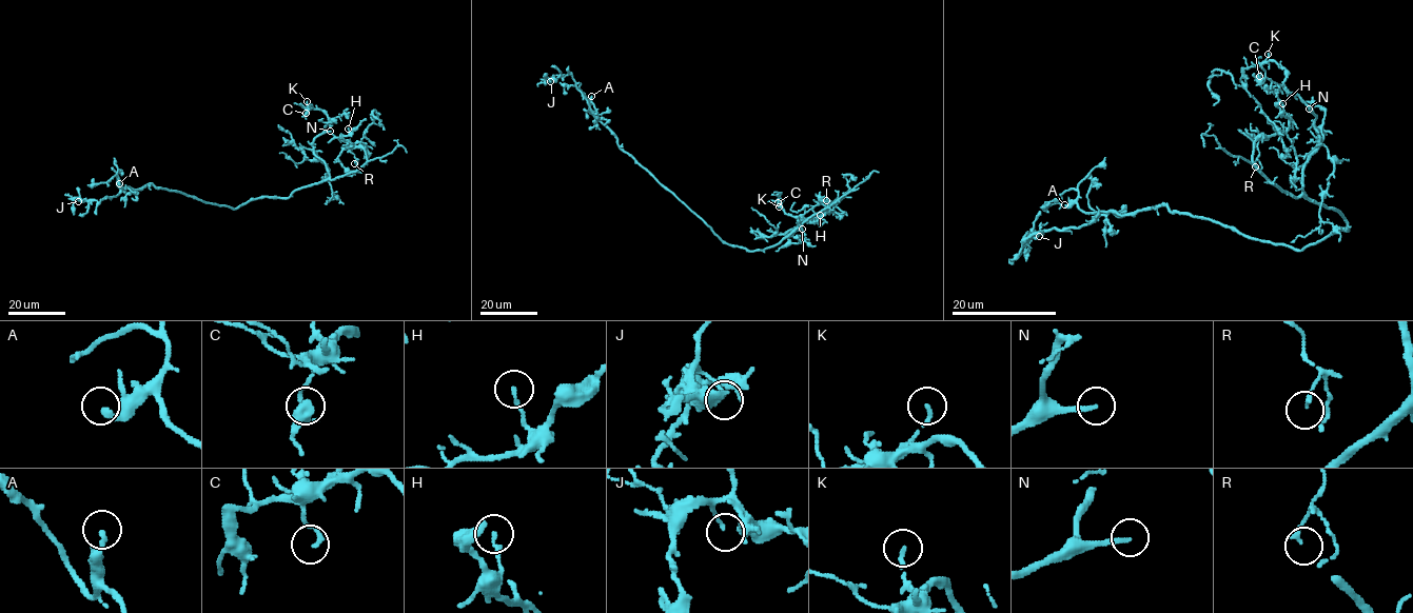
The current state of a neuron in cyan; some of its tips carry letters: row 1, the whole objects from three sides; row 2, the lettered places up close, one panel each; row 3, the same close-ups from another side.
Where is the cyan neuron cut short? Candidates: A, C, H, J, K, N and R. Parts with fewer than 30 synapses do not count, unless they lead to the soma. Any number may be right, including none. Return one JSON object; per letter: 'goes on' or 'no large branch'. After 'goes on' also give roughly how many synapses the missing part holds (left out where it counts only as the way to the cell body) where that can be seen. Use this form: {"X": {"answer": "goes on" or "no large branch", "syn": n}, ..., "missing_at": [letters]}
{"A": {"answer": "no large branch"}, "C": {"answer": "no large branch"}, "H": {"answer": "no large branch"}, "J": {"answer": "no large branch"}, "K": {"answer": "no large branch"}, "N": {"answer": "goes on", "syn": 50}, "R": {"answer": "no large branch"}, "missing_at": ["N"]}

